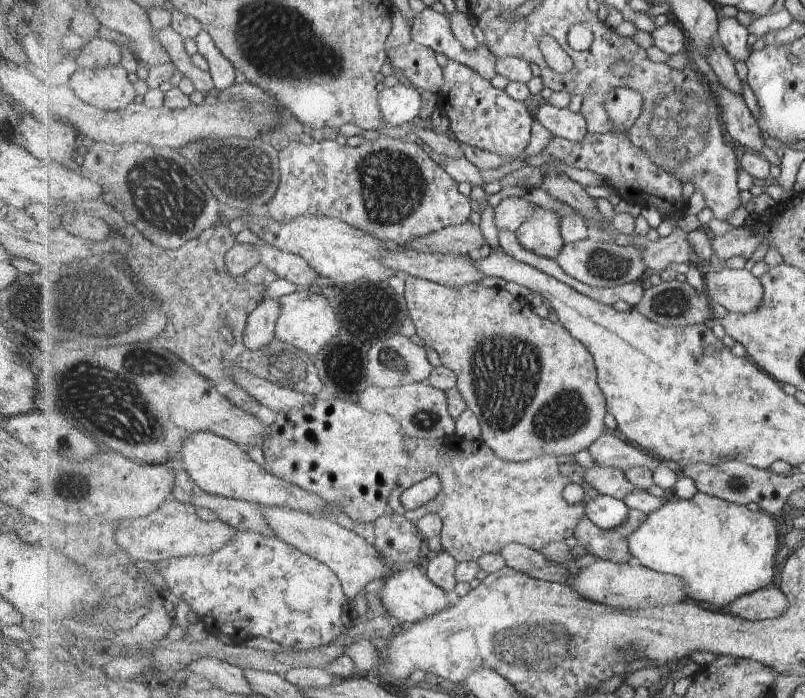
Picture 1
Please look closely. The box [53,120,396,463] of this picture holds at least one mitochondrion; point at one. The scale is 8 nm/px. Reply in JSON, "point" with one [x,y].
{"point":[87,390]}

